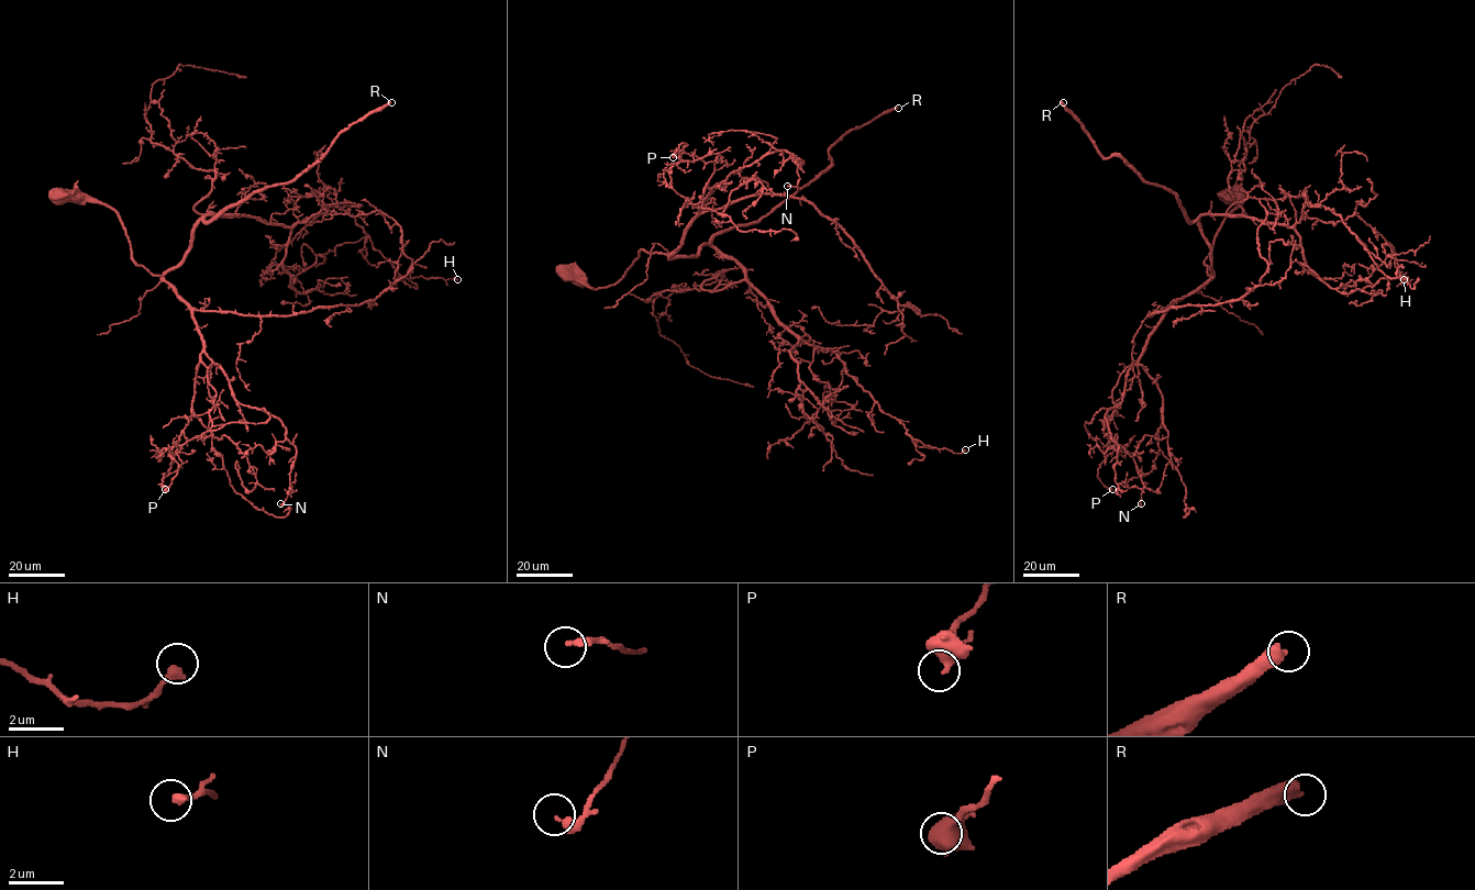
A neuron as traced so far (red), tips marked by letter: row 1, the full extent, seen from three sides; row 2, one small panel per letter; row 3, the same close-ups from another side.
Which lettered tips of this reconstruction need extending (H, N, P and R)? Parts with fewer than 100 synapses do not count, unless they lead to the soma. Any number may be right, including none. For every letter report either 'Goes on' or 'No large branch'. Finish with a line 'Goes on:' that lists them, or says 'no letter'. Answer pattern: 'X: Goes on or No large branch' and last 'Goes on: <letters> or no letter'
H: No large branch
N: No large branch
P: No large branch
R: Goes on
Goes on: R

